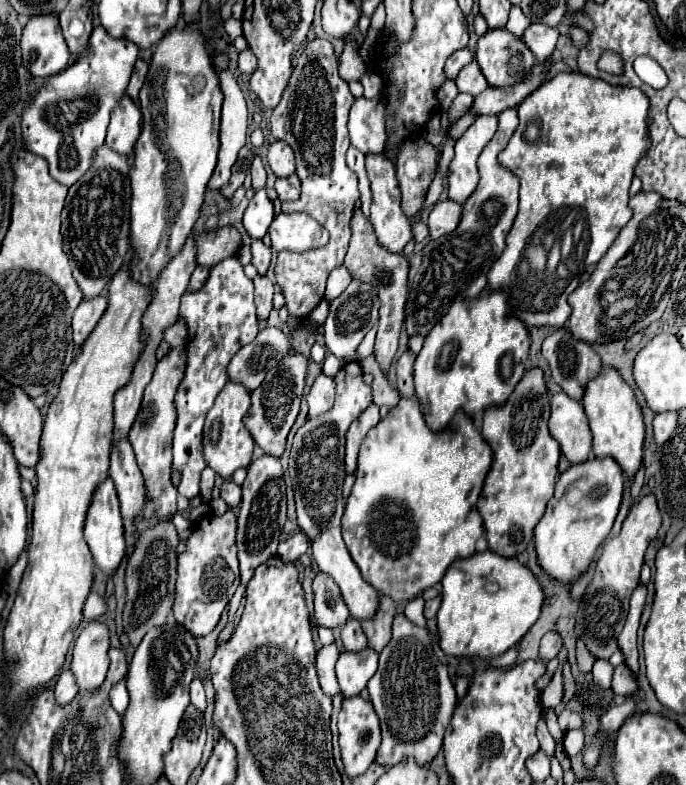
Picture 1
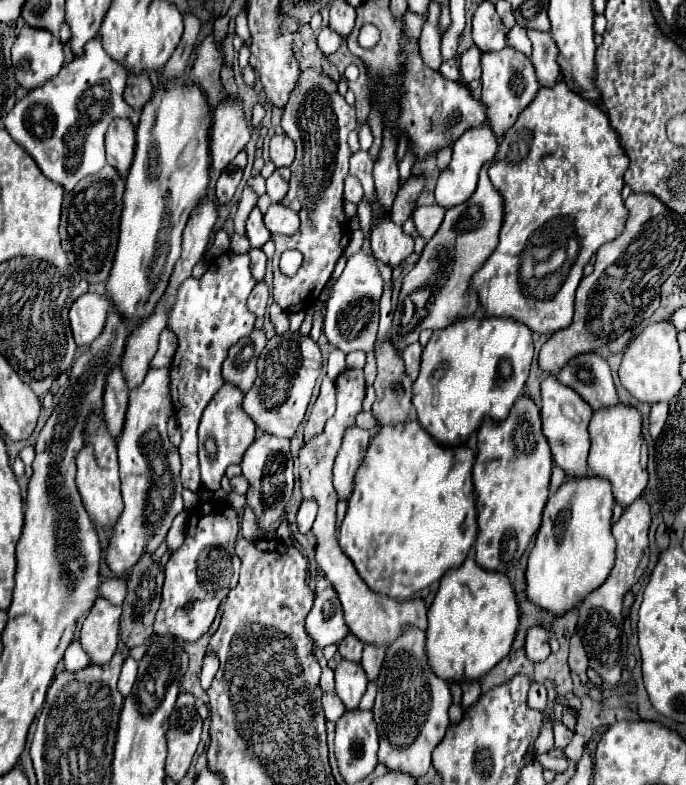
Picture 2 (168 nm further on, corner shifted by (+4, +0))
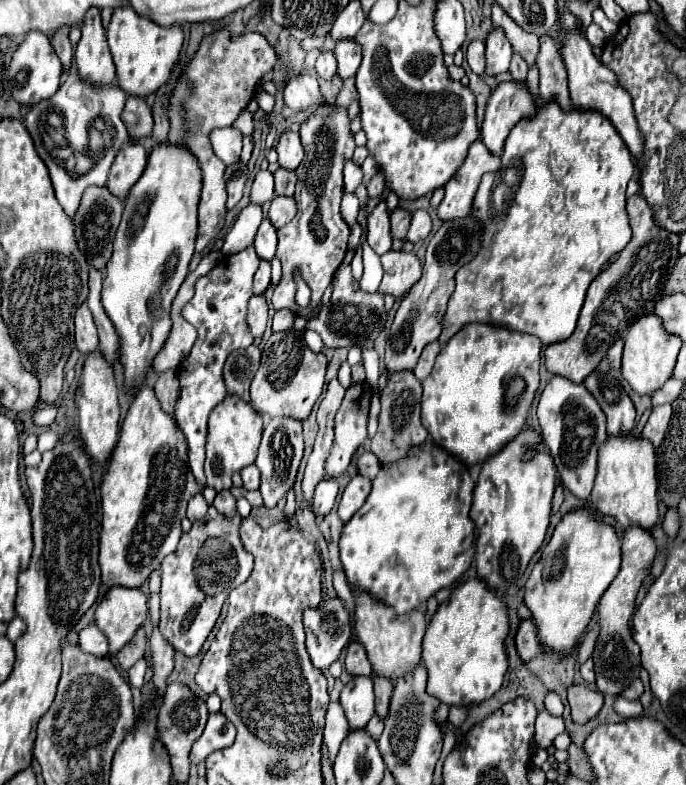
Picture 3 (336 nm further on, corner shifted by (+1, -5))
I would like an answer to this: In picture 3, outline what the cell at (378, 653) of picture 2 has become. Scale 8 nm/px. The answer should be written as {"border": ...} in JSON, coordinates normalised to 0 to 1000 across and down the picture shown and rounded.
{"border":[[[554,860],[542,862],[545,868],[545,885],[548,885],[548,908],[554,913],[563,913],[566,896],[569,896],[569,880],[571,880],[571,868],[560,865]]]}

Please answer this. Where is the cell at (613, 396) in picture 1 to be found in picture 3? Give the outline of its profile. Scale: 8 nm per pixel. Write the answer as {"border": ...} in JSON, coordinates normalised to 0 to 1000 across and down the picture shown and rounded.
{"border":[[[886,554],[883,564],[872,569],[872,605],[860,641],[883,656],[898,661],[898,671],[907,676],[918,669],[948,674],[959,664],[959,633],[956,633],[956,580],[950,564],[939,557]]]}

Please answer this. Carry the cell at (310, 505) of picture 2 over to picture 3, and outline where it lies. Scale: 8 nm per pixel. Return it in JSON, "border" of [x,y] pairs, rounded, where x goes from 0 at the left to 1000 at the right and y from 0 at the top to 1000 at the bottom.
{"border":[[[466,613],[458,623],[458,633],[455,633],[455,654],[469,661],[481,654],[487,636],[493,628],[493,618],[490,613]]]}

